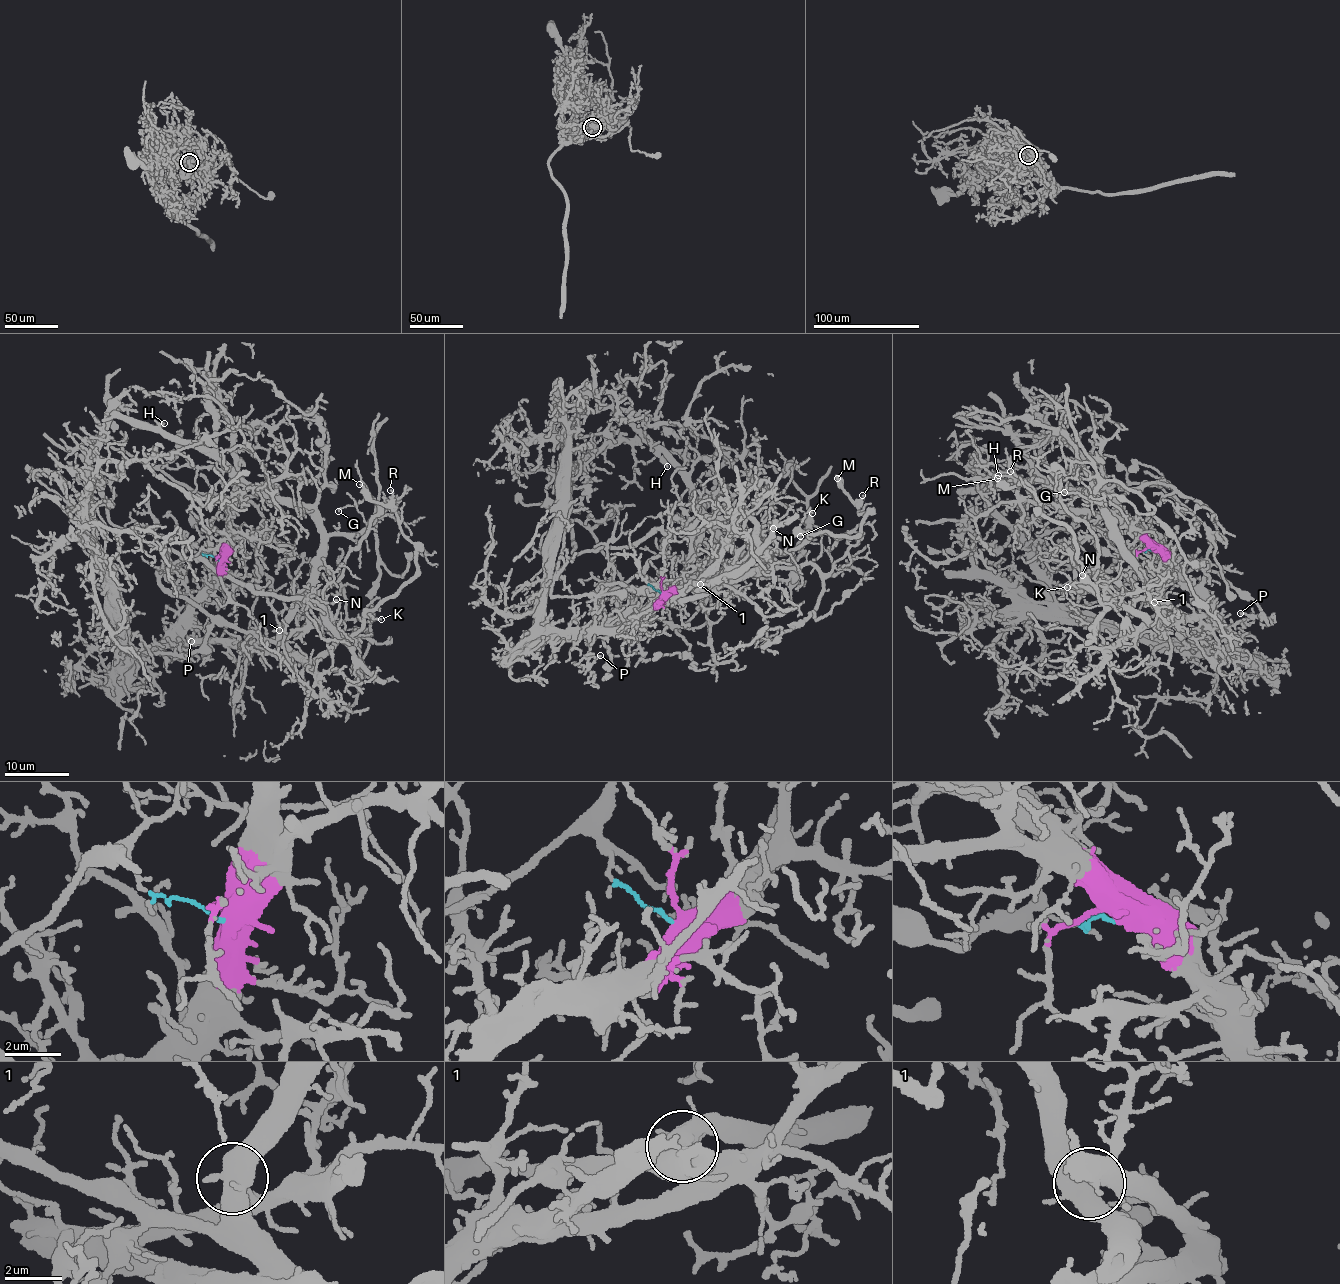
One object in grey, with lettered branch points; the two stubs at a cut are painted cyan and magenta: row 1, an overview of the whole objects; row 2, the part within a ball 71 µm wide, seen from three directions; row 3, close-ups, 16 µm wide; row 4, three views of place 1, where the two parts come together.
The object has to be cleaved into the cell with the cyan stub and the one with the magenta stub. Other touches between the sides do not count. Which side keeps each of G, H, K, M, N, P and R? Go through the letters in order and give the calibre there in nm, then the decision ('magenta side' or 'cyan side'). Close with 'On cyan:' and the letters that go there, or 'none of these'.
G: 120 nm | cyan side
H: 320 nm | cyan side
K: 130 nm | cyan side
M: 160 nm | cyan side
N: 120 nm | cyan side
P: 150 nm | magenta side
R: 100 nm | cyan side
On cyan: G, H, K, M, N, R

